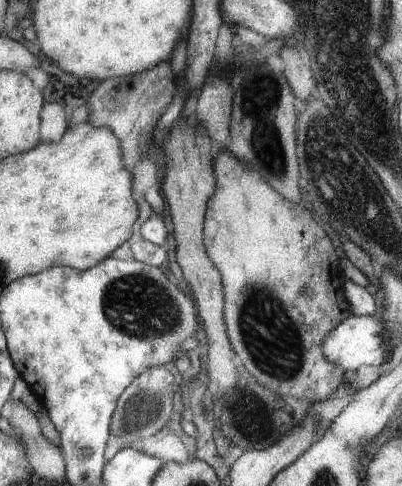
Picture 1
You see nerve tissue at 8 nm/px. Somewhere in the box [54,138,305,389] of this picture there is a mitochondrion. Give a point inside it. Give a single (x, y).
(141, 307)

